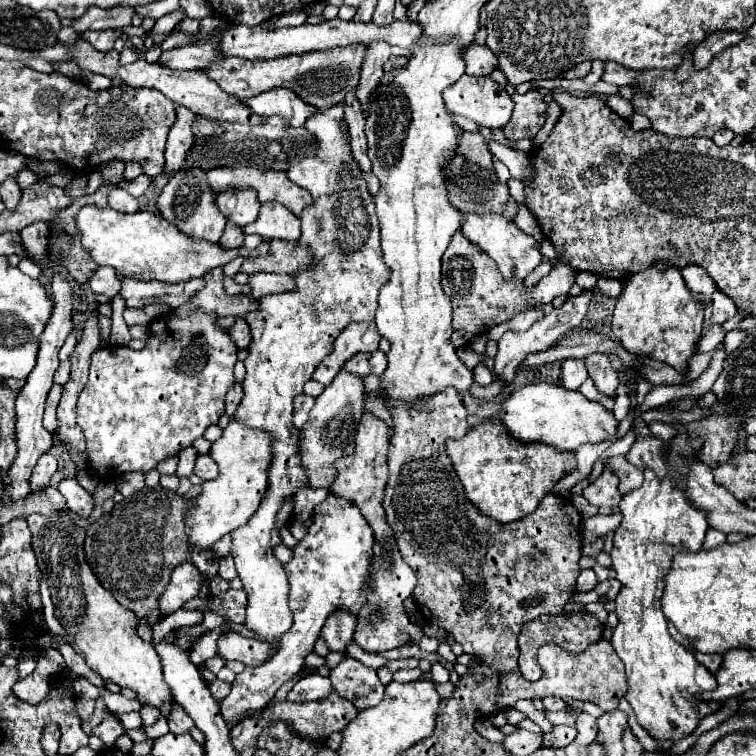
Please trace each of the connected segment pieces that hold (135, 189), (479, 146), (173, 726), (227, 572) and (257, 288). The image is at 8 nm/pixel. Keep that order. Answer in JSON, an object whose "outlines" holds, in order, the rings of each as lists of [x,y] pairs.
{"outlines":[[[[141,174],[132,180],[122,180],[115,187],[126,190],[133,197],[138,198],[145,193],[152,180],[147,175]]],[[[460,131],[458,133],[458,151],[480,167],[492,167],[492,155],[490,155],[488,145],[480,131],[476,131],[476,133]]],[[[172,705],[170,715],[168,715],[168,725],[172,733],[186,733],[194,727],[194,721],[190,719],[190,715],[180,707],[180,705]]],[[[231,555],[220,559],[218,575],[227,581],[231,581],[237,577],[235,563]]],[[[254,273],[250,275],[248,285],[252,287],[250,297],[262,299],[270,293],[286,293],[296,289],[296,281],[290,275],[274,275],[274,273]]]]}

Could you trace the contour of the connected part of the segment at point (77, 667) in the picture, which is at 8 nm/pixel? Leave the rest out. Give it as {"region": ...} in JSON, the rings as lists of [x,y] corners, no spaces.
{"region":[[[60,641],[60,649],[58,649],[58,651],[62,653],[62,657],[64,657],[64,661],[66,661],[66,667],[68,667],[76,677],[84,677],[84,679],[88,679],[92,685],[102,689],[106,688],[103,679],[86,665],[86,661],[84,661],[82,655],[76,655],[76,651],[74,651],[72,645]]]}

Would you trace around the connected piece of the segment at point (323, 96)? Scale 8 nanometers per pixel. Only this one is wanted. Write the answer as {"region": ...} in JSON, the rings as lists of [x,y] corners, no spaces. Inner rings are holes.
{"region":[[[366,45],[334,47],[328,51],[310,51],[310,53],[286,55],[278,59],[248,61],[242,57],[226,57],[210,65],[210,69],[206,69],[206,75],[218,81],[222,89],[236,95],[240,101],[246,101],[248,97],[254,97],[262,91],[286,87],[286,89],[292,89],[302,101],[318,109],[326,109],[342,103],[346,99],[346,93],[358,87],[358,77],[360,77],[364,57],[366,57]]]}

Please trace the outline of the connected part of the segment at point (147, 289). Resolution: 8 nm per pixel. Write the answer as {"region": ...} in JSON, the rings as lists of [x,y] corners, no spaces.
{"region":[[[122,279],[120,295],[126,299],[128,307],[142,309],[154,303],[166,303],[172,309],[184,305],[192,295],[196,295],[204,287],[204,279],[188,279],[180,283],[166,283],[166,281],[136,281],[136,279]]]}

